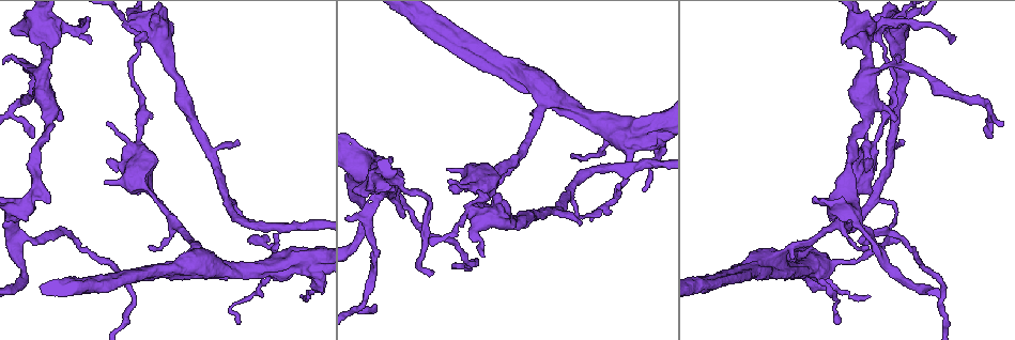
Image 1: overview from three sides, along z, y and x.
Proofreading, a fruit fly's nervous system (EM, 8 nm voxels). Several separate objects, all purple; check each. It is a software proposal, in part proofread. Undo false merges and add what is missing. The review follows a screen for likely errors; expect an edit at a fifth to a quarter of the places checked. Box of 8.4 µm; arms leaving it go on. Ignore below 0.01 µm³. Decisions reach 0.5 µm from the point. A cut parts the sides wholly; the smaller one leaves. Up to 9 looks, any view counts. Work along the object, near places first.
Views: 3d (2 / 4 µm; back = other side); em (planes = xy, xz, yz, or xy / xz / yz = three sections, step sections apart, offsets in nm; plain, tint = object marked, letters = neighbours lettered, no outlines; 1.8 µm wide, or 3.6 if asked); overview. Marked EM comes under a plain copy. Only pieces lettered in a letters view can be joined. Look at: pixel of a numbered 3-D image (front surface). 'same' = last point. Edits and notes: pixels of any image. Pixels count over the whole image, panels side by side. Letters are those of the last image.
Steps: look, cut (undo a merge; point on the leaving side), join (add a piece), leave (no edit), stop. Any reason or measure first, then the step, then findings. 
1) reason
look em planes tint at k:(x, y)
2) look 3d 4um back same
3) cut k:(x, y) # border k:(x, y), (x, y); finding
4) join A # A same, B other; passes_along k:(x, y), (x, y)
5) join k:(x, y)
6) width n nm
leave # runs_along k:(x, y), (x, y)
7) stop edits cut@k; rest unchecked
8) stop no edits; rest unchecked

end of a long branch
look 3d 4um at 1:(432, 274)

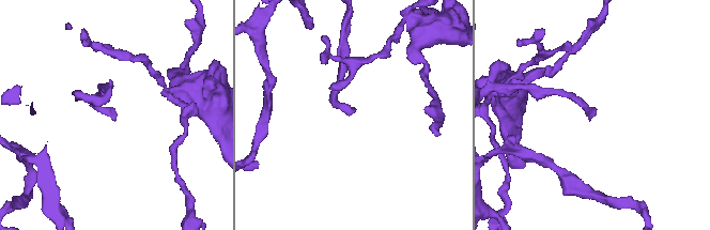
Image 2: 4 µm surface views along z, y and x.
look em xz step 8 letters at 2:(114, 120)

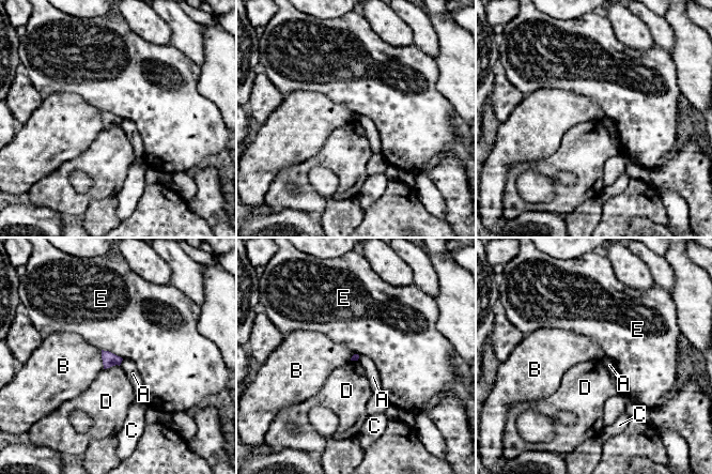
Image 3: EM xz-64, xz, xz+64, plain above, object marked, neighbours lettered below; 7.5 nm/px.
leave # A other, B other, C other, D other, E other; border 3:(123, 358), (119, 365); none of them fits

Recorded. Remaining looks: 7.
thin arm on a thick one
look 3d 4um at 1:(482, 218)

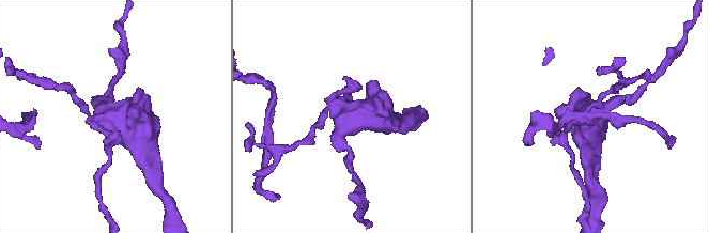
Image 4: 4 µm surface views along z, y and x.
need the tissue
look em planes tint at 4:(109, 120)

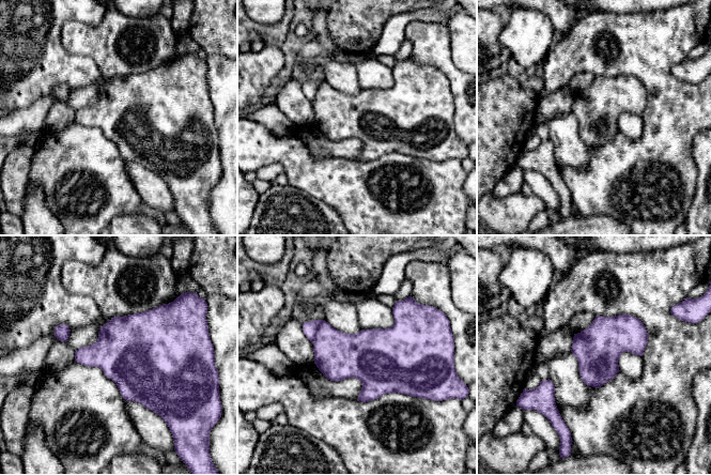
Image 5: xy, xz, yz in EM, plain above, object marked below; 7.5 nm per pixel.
look em planes letters same

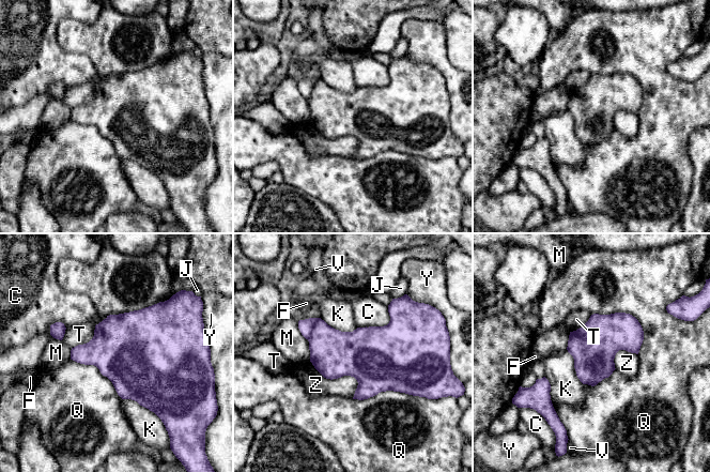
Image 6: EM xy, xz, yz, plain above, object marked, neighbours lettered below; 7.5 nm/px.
longest_contact Q 460 nm
cut 6:(334, 353) # C other, F other, J other, K other, M other, Q other, T other, V other, Y other, Z other; border 6:(320, 318), (313, 324), (308, 339); two neurons meet here

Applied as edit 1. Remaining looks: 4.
redraw
look overview

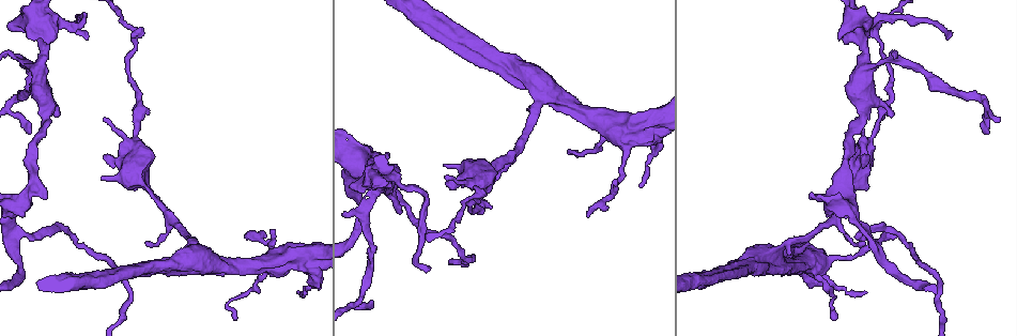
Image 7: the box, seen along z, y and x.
a narrow waist
look em yz step 4 tint at 7:(856, 25)

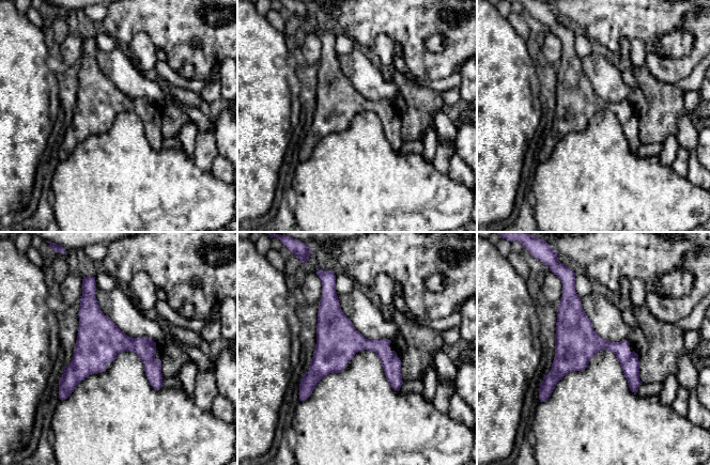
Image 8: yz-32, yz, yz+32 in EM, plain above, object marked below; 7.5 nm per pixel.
look em planes letters same

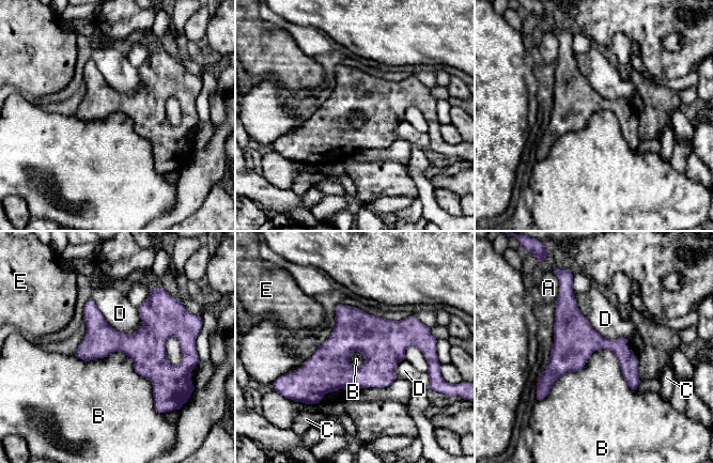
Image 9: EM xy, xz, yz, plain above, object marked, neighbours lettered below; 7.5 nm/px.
width 240 nm
leave # A other, B other, C other, D other, E other; runs_along 9:(419, 345), (347, 340), (295, 373); all the same neuron

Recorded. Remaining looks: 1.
two arms at a narrow angle
look em planes letters at 7:(28, 190)

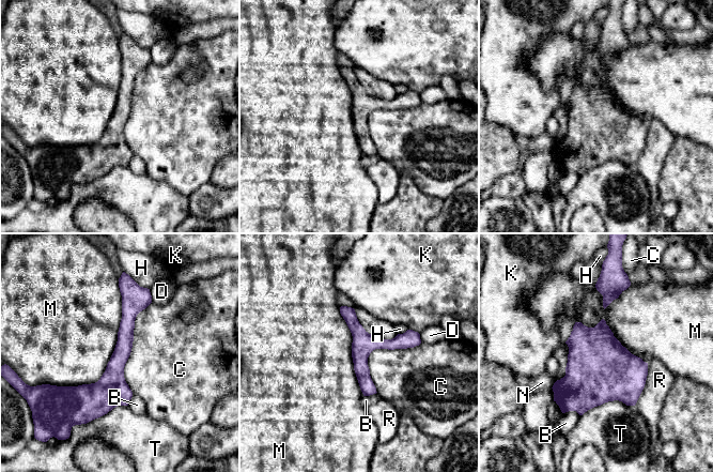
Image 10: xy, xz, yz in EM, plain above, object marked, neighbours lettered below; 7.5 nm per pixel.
width 140 nm
leave # B other, C other, D other, H other, K other, M other, N other, R other, T other; runs_along 10:(125, 289), (125, 341), (97, 413); all the same neuron

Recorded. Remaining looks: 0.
stop edits cut@6; rest unchecked

